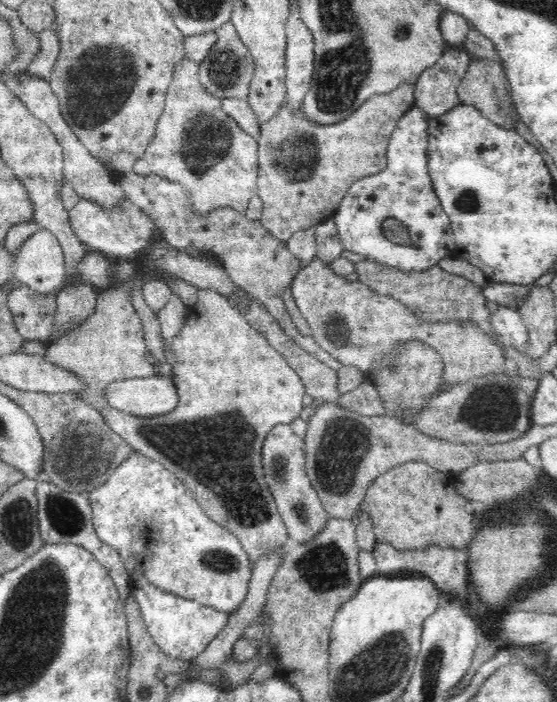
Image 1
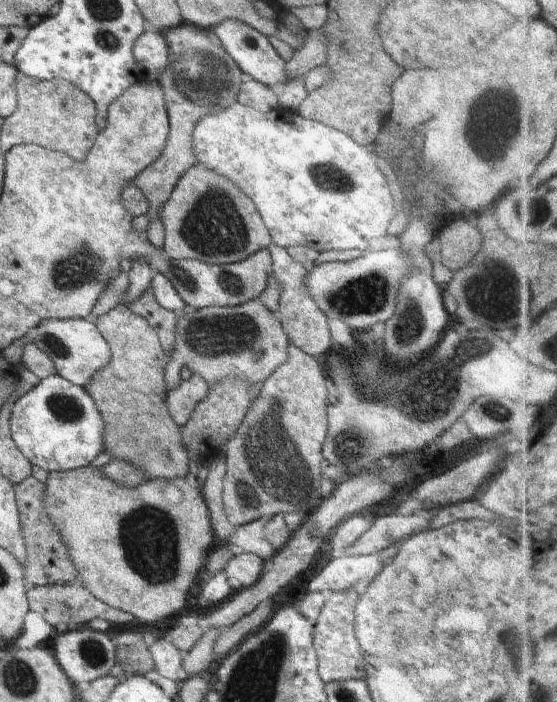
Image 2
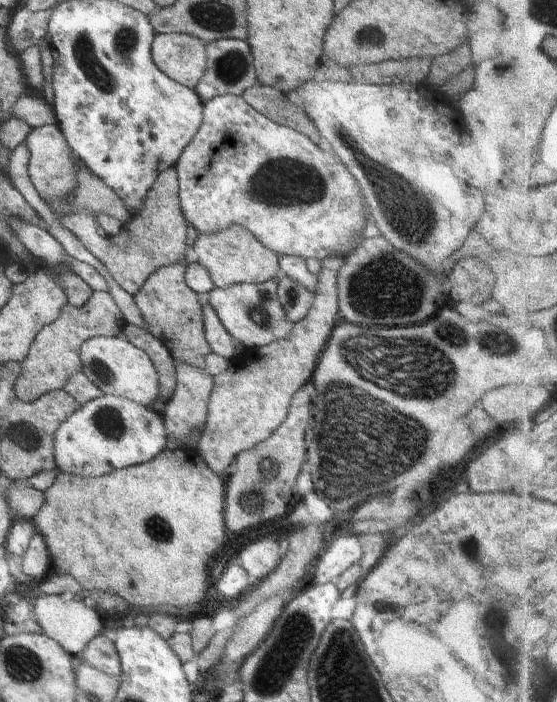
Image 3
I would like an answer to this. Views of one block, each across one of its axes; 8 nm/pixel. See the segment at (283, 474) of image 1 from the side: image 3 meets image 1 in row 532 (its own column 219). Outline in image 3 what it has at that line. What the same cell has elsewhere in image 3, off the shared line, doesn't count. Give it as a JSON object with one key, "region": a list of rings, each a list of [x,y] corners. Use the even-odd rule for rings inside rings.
{"region":[[[274,279],[257,285],[238,283],[225,289],[214,287],[204,298],[213,306],[219,321],[234,341],[242,343],[246,348],[258,350],[271,342],[291,337],[294,323],[288,318],[278,298],[277,281]]]}

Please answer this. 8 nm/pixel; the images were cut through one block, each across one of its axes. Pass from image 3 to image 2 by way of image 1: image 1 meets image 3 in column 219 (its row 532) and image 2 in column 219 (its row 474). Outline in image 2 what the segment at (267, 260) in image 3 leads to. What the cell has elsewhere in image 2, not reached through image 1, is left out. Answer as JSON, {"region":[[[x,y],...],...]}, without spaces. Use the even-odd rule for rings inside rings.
{"region":[[[198,164],[190,167],[190,170],[187,170],[175,184],[170,198],[162,207],[160,218],[165,228],[163,250],[173,261],[196,259],[211,265],[237,263],[247,259],[260,249],[266,249],[273,242],[256,205],[252,204],[252,200],[246,198],[230,179]]]}

